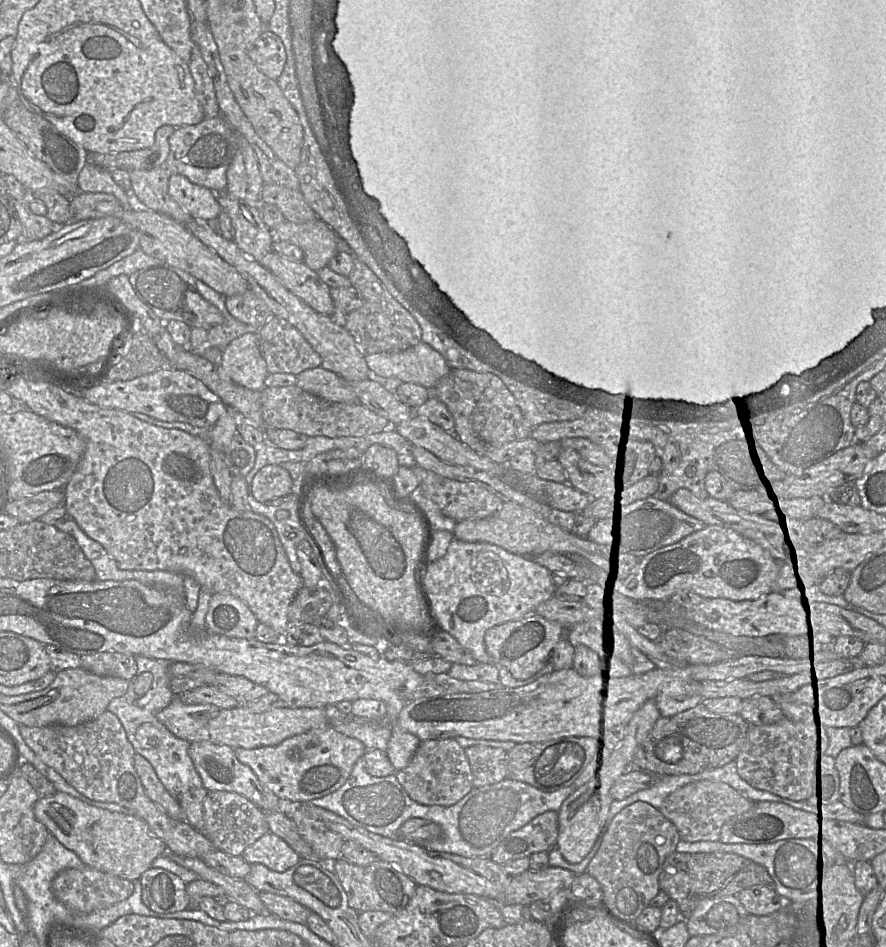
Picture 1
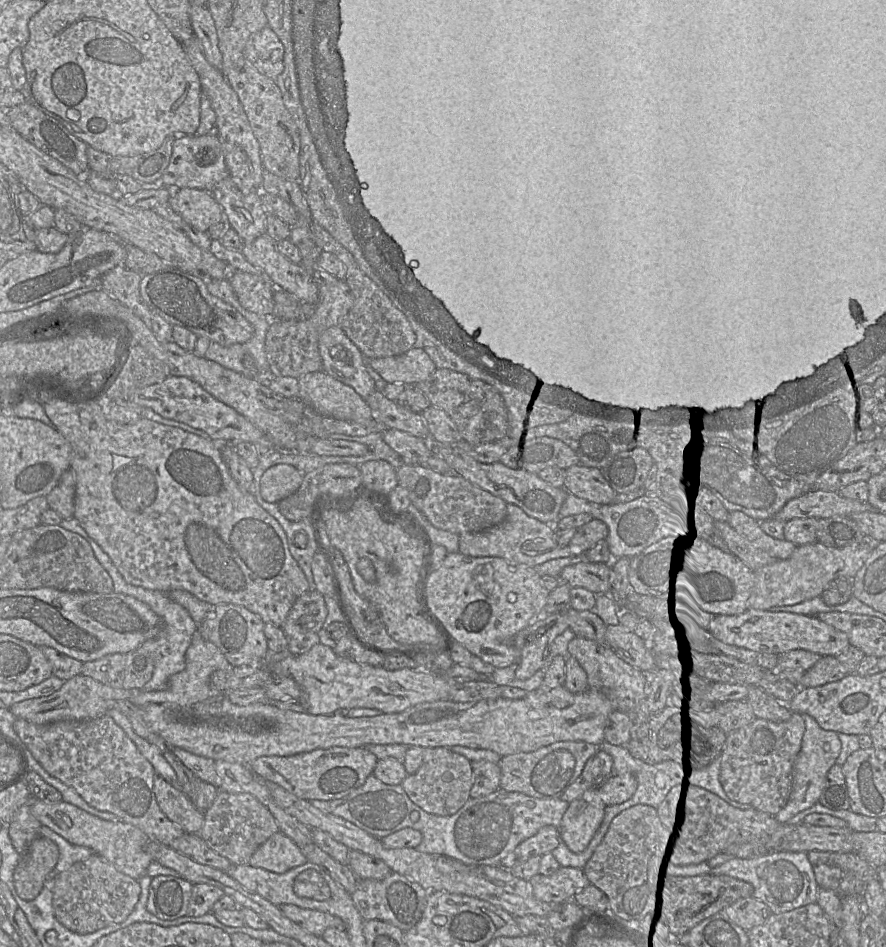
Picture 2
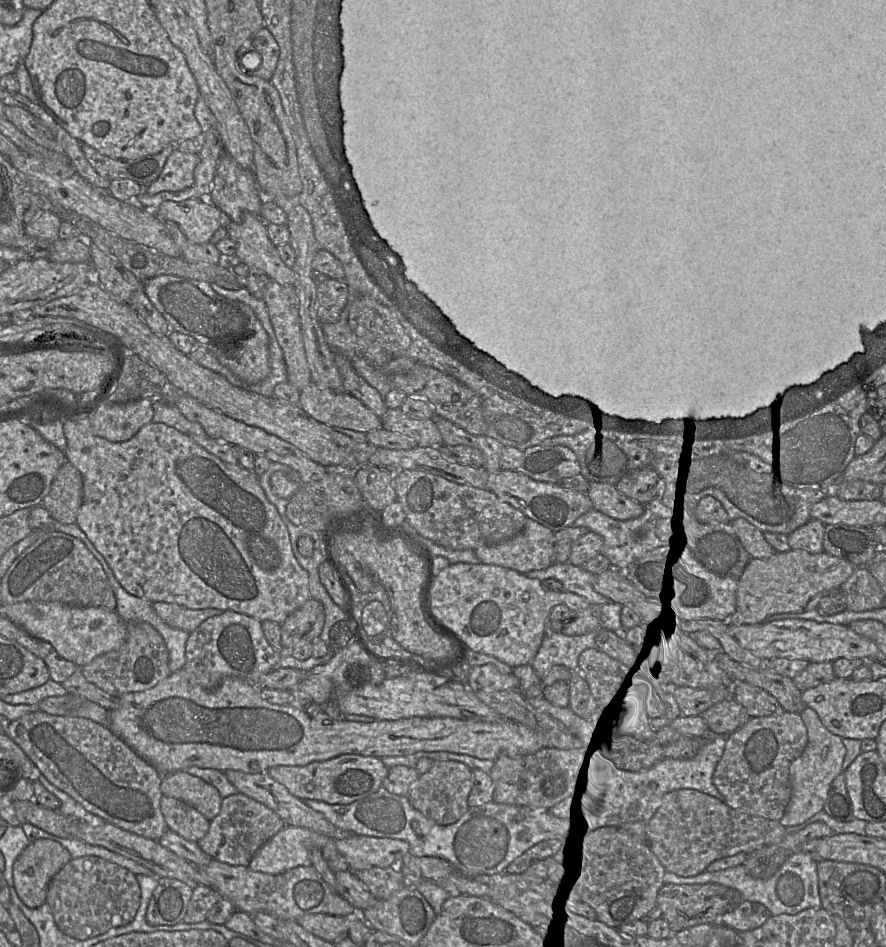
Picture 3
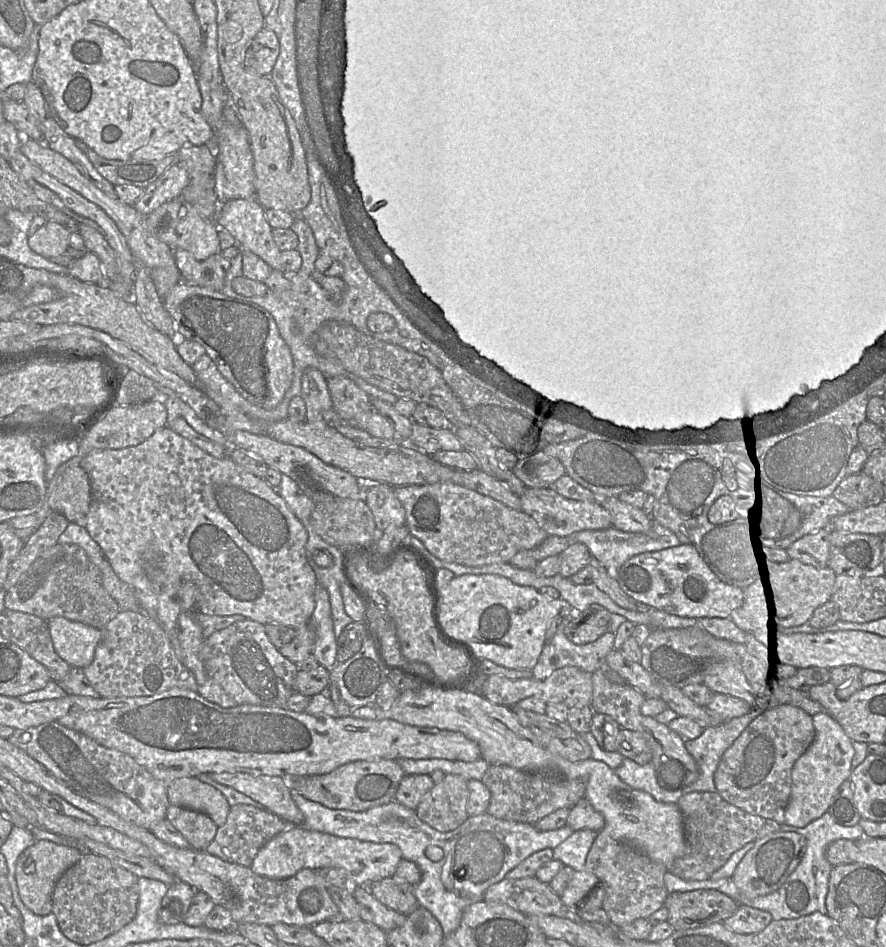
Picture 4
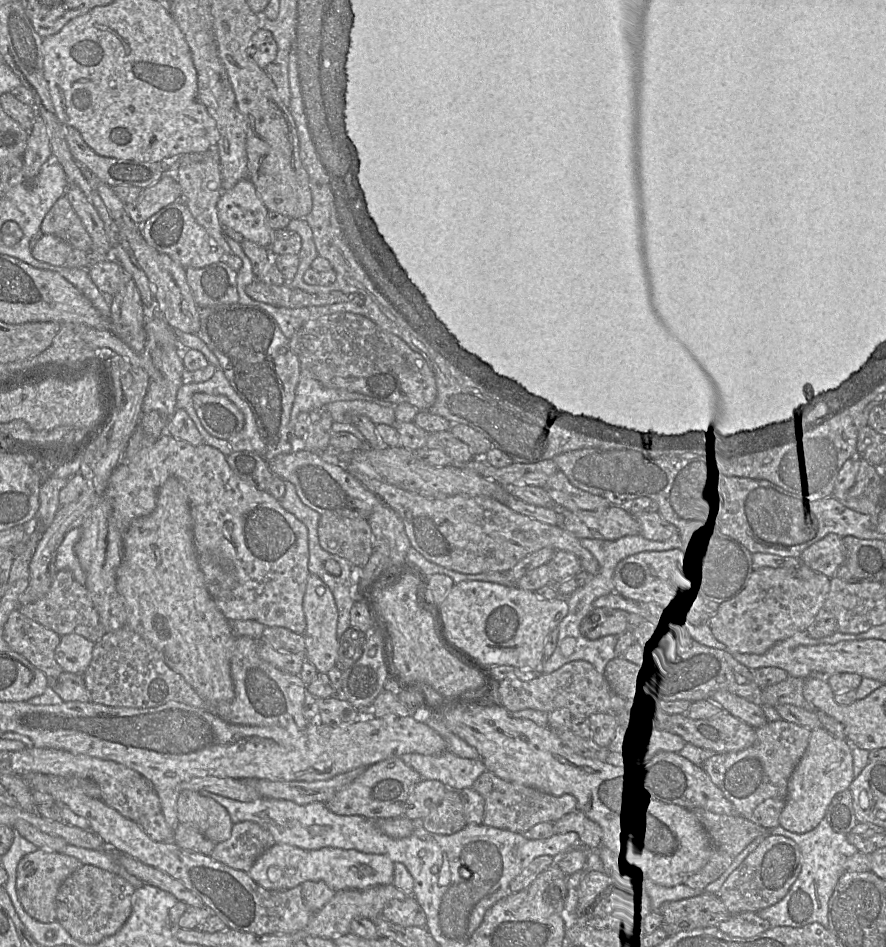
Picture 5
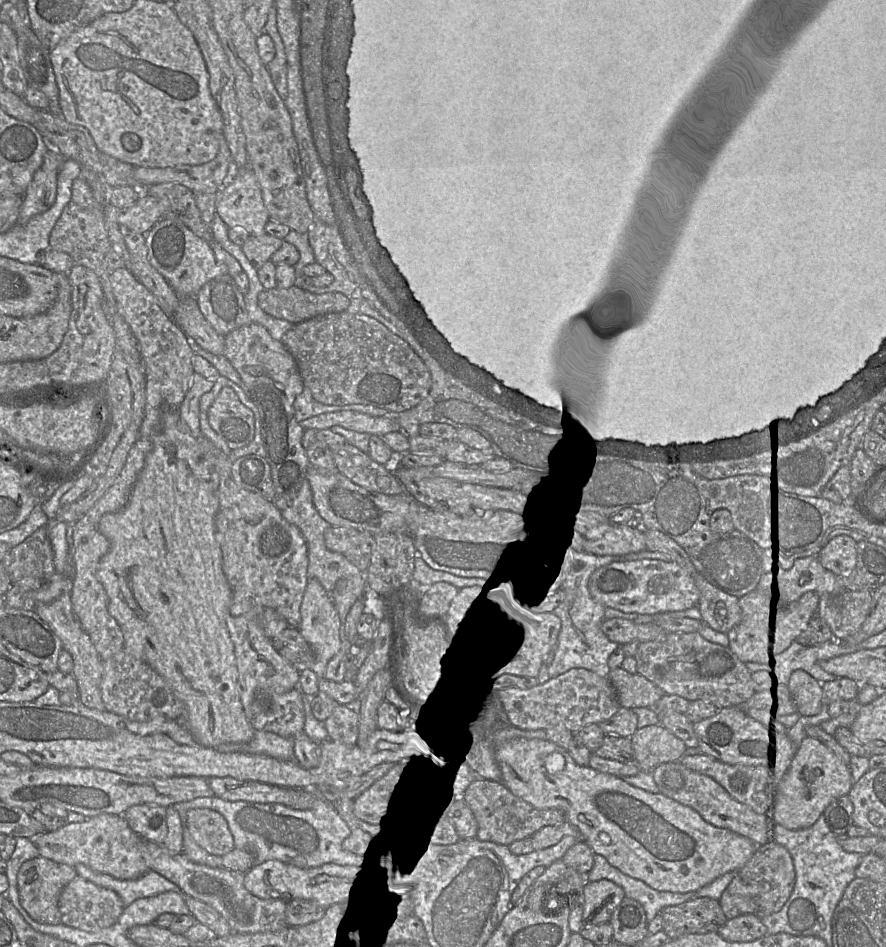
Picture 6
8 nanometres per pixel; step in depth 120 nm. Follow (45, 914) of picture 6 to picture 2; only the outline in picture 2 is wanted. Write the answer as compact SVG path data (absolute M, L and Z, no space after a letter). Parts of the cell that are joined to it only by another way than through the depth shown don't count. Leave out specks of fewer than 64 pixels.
M37 837L21 854L14 870L13 883L23 900L31 901L39 895L58 858L57 845L45 837Z

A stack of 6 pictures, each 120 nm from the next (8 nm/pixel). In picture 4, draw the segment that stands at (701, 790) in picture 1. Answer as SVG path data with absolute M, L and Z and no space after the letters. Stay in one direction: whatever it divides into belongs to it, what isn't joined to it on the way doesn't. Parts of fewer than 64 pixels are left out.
M690 792L677 801L683 817L686 853L677 858L668 871L684 880L702 881L720 869L733 853L749 842L779 832L782 824L747 813L725 801L716 792Z

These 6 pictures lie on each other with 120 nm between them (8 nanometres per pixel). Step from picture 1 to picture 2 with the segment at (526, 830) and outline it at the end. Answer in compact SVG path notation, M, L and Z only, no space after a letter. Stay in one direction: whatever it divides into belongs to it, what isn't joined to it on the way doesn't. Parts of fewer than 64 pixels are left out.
M548 825L536 834L518 844L500 862L500 865L511 869L533 856L542 856L556 849L561 841L559 828Z

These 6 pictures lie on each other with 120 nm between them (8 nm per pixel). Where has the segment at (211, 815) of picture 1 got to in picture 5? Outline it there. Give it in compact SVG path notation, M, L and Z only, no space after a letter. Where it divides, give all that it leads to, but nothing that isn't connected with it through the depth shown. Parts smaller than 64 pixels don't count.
M239 822L233 824L229 839L215 844L210 857L233 869L248 873L257 858L274 844L270 832L257 823Z

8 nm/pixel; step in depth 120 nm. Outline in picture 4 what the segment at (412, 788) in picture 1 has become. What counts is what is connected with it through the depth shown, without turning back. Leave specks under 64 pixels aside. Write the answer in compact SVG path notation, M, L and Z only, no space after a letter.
M446 774L422 797L416 813L435 830L449 832L468 819L467 801L468 780L460 775Z

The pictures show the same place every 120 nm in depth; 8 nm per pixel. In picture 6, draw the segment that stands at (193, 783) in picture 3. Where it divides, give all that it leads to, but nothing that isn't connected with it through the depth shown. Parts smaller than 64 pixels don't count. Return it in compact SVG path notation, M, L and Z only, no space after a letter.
M209 808L190 809L185 814L186 827L195 842L209 854L223 856L235 848L227 820Z

